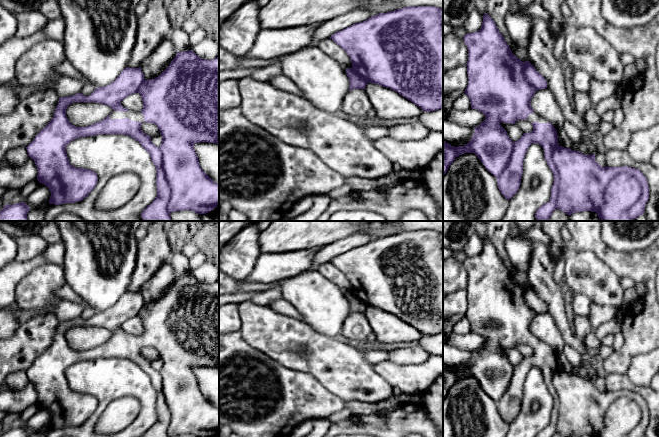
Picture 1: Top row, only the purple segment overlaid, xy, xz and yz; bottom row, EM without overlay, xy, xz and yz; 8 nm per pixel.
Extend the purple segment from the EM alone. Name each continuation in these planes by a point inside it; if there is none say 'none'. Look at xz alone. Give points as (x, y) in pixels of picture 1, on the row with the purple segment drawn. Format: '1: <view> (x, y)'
none

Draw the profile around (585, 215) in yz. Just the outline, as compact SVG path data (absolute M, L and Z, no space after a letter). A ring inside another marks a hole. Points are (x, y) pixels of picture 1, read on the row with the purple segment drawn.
M583 211L569 215L569 221L600 221L596 212Z

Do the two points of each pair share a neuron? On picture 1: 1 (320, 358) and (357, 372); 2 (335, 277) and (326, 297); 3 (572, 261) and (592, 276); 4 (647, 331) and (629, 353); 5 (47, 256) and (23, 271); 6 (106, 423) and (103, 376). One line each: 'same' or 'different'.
1: same
2: different
3: same
4: same
5: same
6: different

